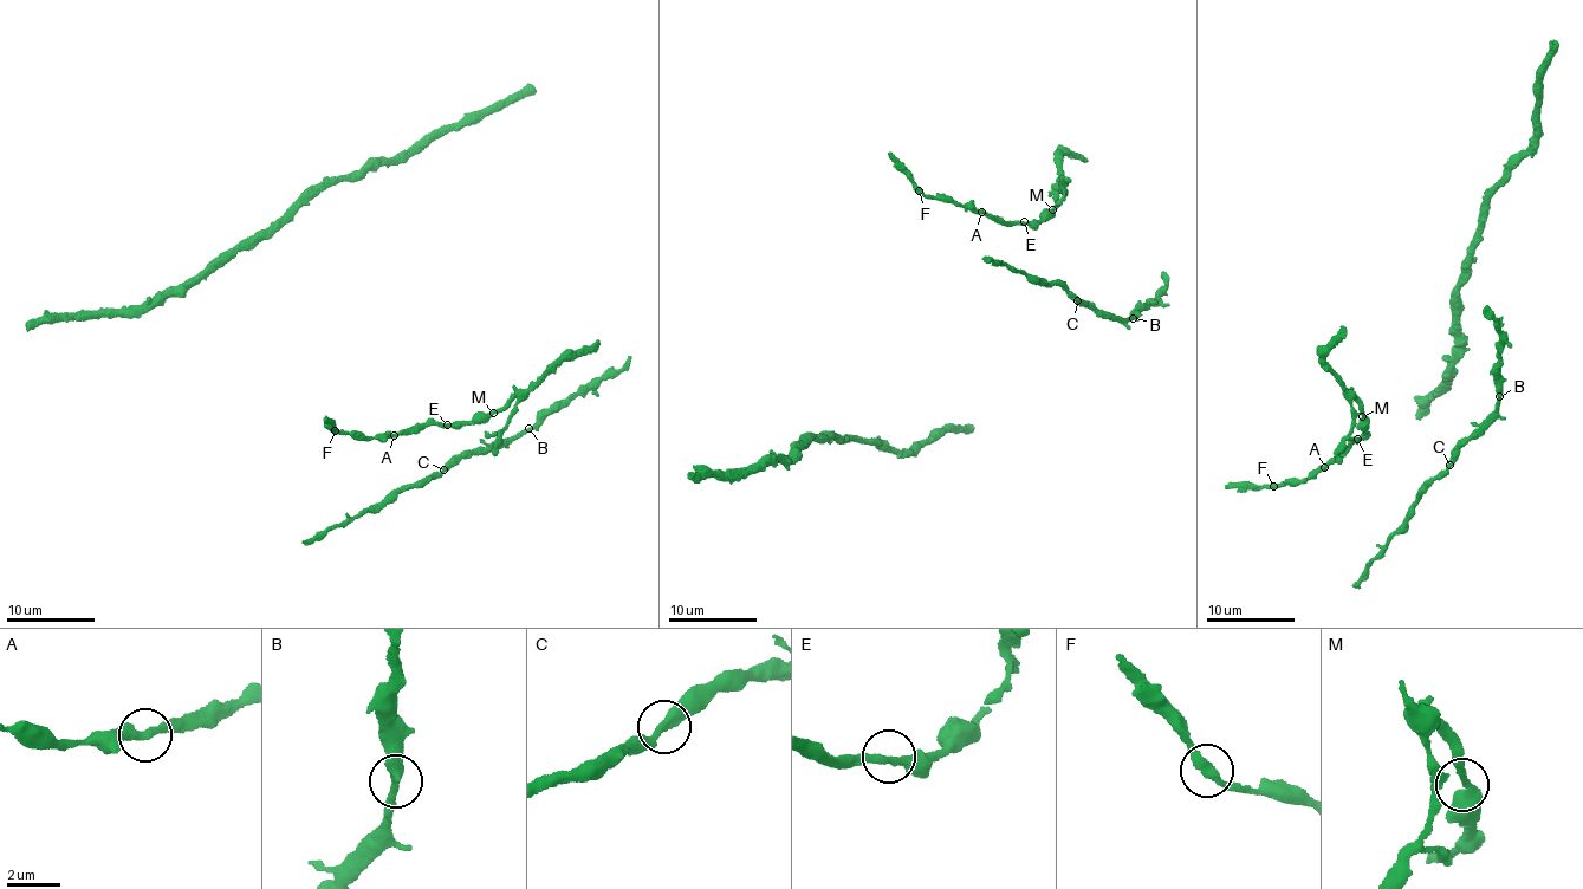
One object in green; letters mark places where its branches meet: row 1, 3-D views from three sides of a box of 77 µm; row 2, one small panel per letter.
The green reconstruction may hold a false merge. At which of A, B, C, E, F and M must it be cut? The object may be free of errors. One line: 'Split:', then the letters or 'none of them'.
Split: none of them

